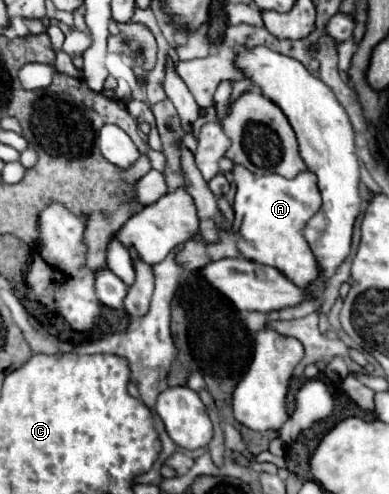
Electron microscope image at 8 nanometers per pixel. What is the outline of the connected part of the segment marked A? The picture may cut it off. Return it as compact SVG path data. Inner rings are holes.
M235 165L233 177L237 185L235 201L245 201L243 219L237 231L237 249L241 255L245 259L281 269L281 273L285 273L291 281L297 281L297 285L313 281L313 277L317 277L317 261L313 261L313 253L309 245L305 245L301 229L321 207L317 177L313 177L311 171L301 171L295 179L285 179L277 173L255 175L243 165Z

